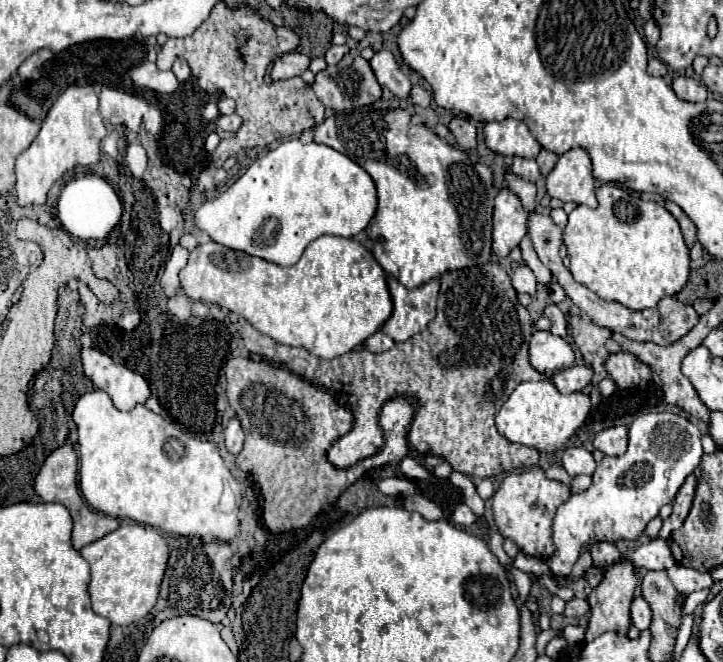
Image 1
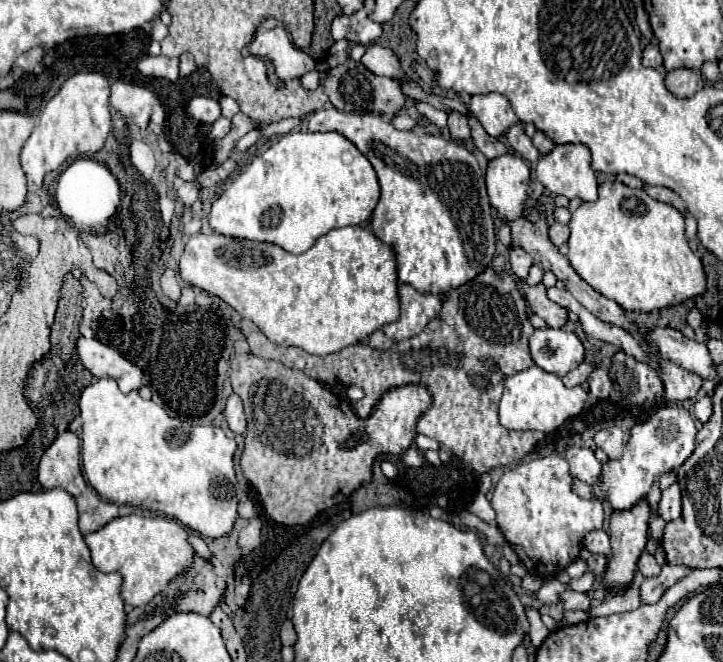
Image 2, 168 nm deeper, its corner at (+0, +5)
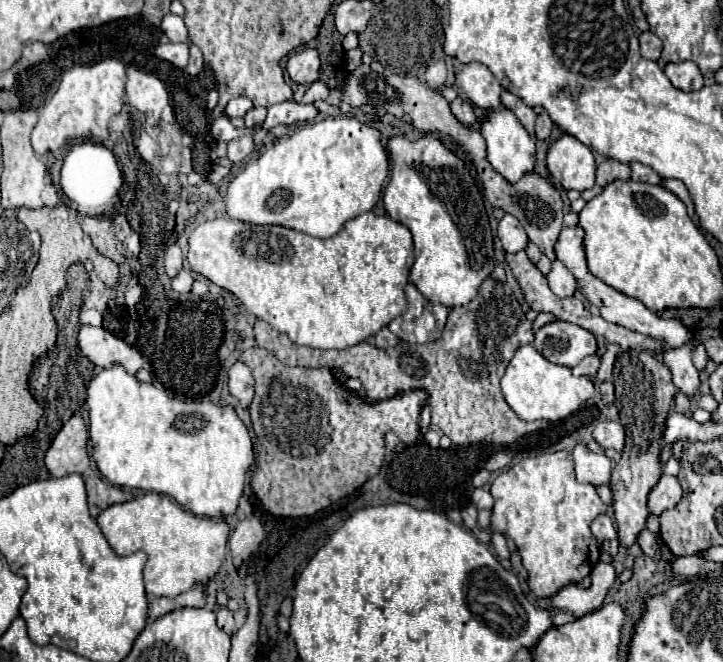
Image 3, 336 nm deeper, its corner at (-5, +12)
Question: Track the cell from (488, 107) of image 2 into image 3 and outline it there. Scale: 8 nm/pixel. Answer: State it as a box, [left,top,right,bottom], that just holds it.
[456,64,502,110]

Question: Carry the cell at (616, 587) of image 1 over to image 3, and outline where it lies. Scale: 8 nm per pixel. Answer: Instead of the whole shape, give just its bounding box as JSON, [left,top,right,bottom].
[612,350,676,546]

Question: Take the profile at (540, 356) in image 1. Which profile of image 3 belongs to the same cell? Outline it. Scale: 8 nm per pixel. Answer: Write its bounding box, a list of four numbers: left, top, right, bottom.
[534,320,596,368]

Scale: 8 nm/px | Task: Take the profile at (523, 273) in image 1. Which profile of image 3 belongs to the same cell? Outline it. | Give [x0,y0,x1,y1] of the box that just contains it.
[498,214,528,254]

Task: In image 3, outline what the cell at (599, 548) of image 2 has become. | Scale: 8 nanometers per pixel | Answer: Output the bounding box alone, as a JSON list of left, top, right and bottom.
[590,514,616,542]

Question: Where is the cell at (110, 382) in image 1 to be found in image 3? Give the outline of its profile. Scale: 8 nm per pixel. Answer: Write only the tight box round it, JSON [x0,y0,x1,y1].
[78,326,142,374]

